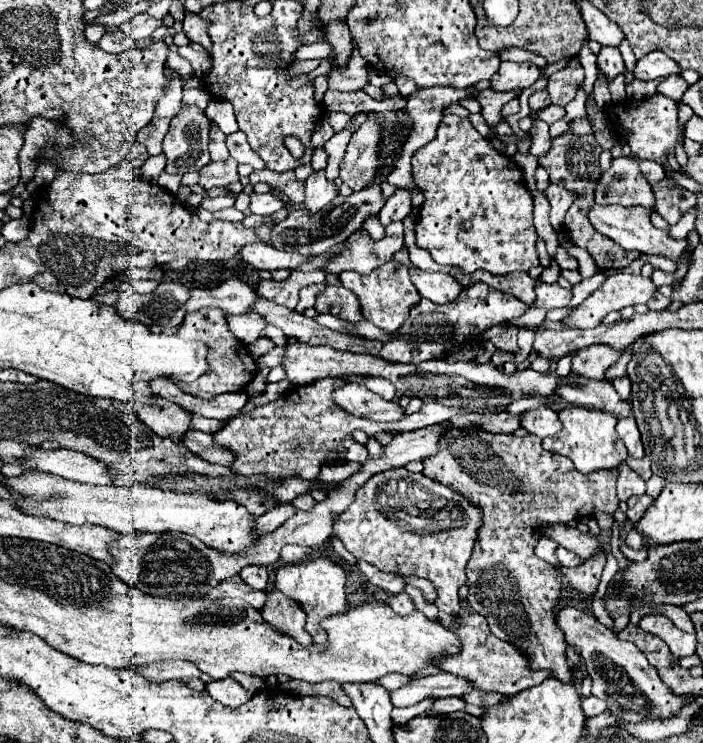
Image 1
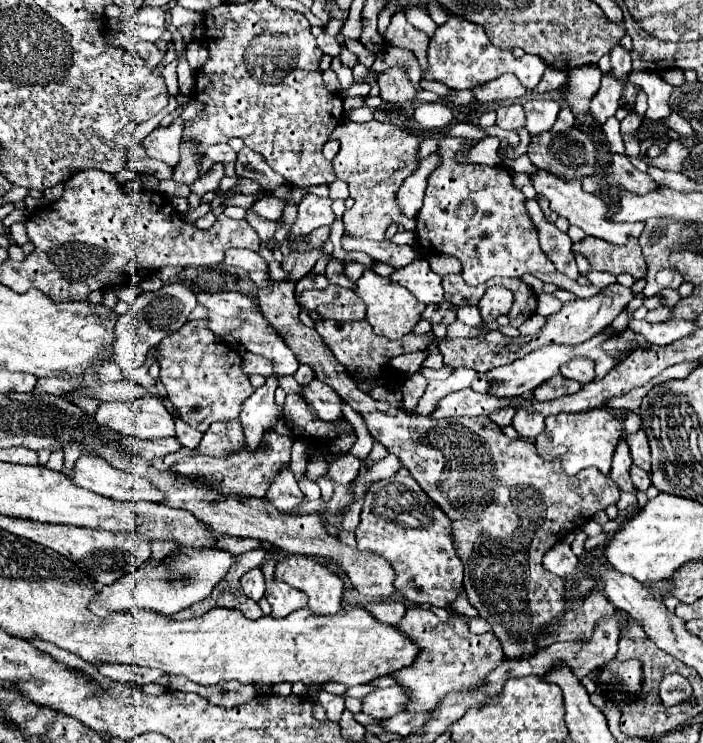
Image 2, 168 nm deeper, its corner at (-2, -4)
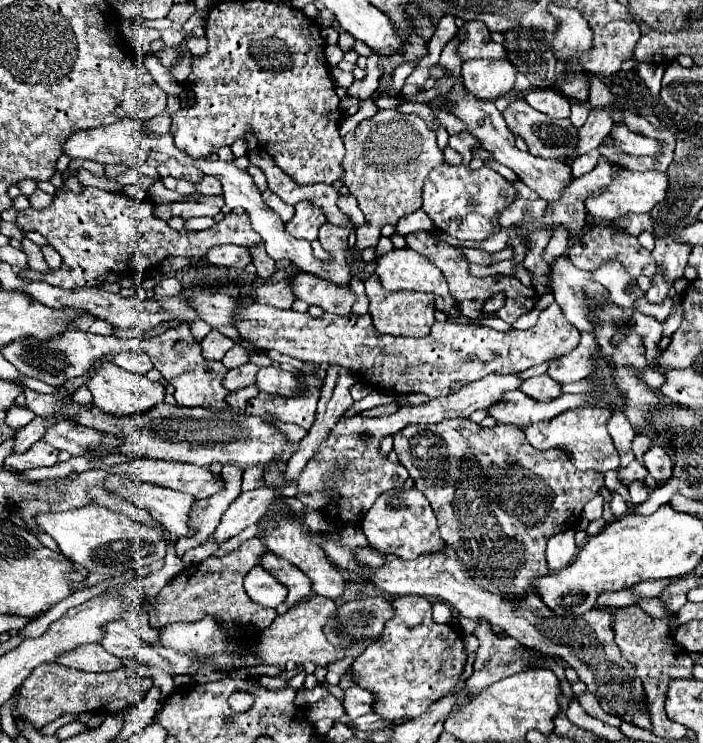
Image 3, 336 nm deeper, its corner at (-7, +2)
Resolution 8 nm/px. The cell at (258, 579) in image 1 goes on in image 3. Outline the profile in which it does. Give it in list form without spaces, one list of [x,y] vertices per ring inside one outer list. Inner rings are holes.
[[[254,566],[246,578],[244,578],[244,588],[246,594],[268,608],[276,608],[278,604],[282,604],[286,600],[286,586],[282,586],[278,580],[274,580],[274,576],[266,574],[266,570],[262,570],[262,566]]]

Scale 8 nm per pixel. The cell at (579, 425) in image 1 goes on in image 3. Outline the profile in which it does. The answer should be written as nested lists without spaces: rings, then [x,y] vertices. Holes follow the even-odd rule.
[[[585,405],[580,408],[572,408],[562,412],[560,416],[552,418],[550,422],[534,422],[534,426],[526,426],[524,434],[528,442],[538,448],[538,450],[548,450],[548,448],[560,448],[566,450],[570,460],[578,470],[598,470],[598,472],[608,472],[608,470],[618,470],[620,460],[618,452],[614,450],[614,442],[608,434],[607,424],[612,416],[612,409],[597,405]]]

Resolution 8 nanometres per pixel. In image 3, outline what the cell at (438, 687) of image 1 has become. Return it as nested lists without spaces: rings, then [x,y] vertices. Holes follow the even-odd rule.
[[[352,686],[352,688],[344,690],[342,706],[350,718],[364,716],[372,710],[372,694],[368,690],[362,690],[360,686]]]

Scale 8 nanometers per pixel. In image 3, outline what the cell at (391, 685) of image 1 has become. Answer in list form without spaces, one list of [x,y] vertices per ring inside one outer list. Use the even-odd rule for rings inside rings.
[[[316,686],[314,690],[298,690],[294,702],[298,702],[298,706],[304,706],[304,708],[306,708],[306,706],[318,702],[320,698],[328,696],[328,694],[330,694],[330,692],[328,692],[326,688],[322,688],[322,686]]]

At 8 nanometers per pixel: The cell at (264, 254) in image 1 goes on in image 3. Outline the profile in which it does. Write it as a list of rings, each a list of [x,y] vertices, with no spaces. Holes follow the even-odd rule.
[[[214,246],[206,252],[206,260],[214,266],[226,266],[226,268],[244,268],[252,262],[248,248],[244,246]]]

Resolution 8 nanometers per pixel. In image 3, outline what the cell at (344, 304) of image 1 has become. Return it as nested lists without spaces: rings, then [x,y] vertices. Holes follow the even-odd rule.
[[[296,272],[290,278],[290,286],[294,288],[296,298],[338,316],[350,314],[350,308],[356,302],[356,296],[348,286],[334,286],[304,272]]]

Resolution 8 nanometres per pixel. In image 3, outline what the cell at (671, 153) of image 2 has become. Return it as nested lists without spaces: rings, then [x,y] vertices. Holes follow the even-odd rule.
[[[624,124],[614,126],[610,132],[610,138],[614,140],[614,144],[626,152],[626,154],[636,154],[636,156],[654,156],[660,150],[660,144],[656,140],[638,136],[634,132],[630,132]]]

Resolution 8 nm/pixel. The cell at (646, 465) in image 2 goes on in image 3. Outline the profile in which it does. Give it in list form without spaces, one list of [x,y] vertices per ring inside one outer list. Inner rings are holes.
[[[652,446],[646,454],[644,454],[644,466],[648,470],[648,474],[656,480],[656,482],[666,482],[672,474],[674,462],[672,458],[664,452],[664,448],[660,446]]]

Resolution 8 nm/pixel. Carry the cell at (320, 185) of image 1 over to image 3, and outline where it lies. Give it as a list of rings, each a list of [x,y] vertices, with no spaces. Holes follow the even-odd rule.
[[[298,202],[296,204],[296,214],[290,222],[284,224],[286,232],[292,234],[294,238],[302,238],[302,240],[316,240],[318,236],[318,228],[326,222],[324,214],[320,208],[310,206],[308,202]]]

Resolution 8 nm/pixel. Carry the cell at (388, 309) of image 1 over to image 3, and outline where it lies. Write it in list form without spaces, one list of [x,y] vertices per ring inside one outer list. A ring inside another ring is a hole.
[[[370,274],[366,278],[366,294],[370,298],[370,316],[374,320],[374,328],[382,334],[392,336],[410,336],[410,338],[422,338],[424,334],[430,334],[430,326],[434,320],[434,296],[424,292],[388,292],[378,282],[376,274]]]

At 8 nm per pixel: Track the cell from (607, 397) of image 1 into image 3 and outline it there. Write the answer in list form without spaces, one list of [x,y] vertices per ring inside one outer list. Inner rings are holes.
[[[548,374],[534,376],[534,378],[526,380],[526,382],[522,382],[520,390],[526,396],[530,396],[530,398],[534,398],[538,402],[550,402],[550,400],[554,400],[554,398],[560,396],[560,384],[554,382]]]

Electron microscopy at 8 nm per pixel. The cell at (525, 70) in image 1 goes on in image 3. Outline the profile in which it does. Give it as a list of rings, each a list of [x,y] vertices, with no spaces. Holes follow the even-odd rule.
[[[474,58],[462,62],[462,82],[470,94],[480,100],[496,100],[512,90],[516,68],[508,62],[494,62],[492,58]]]

